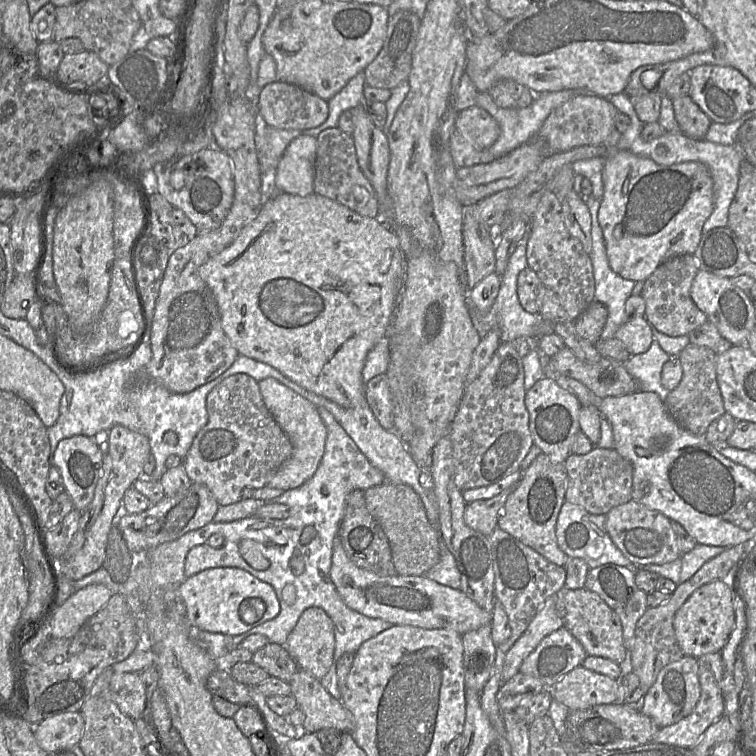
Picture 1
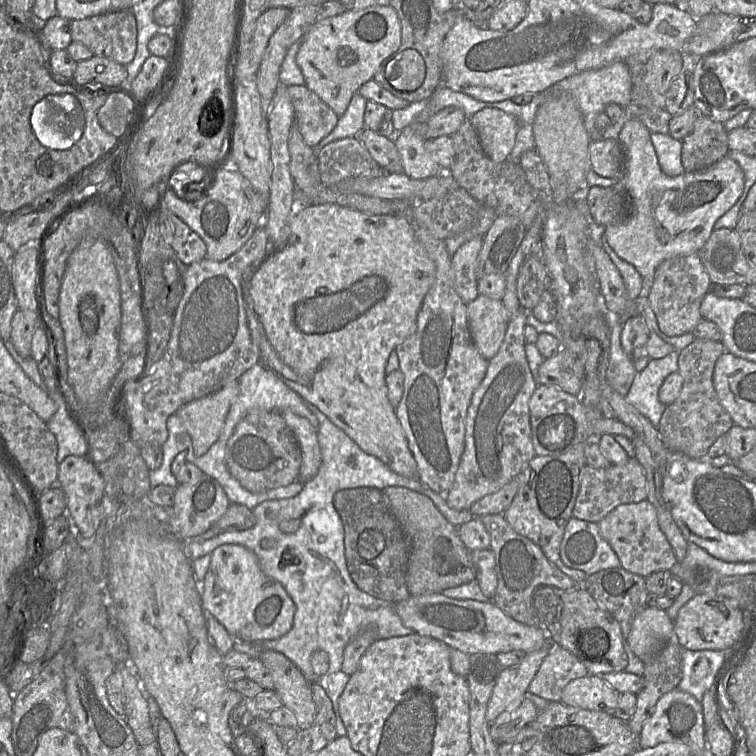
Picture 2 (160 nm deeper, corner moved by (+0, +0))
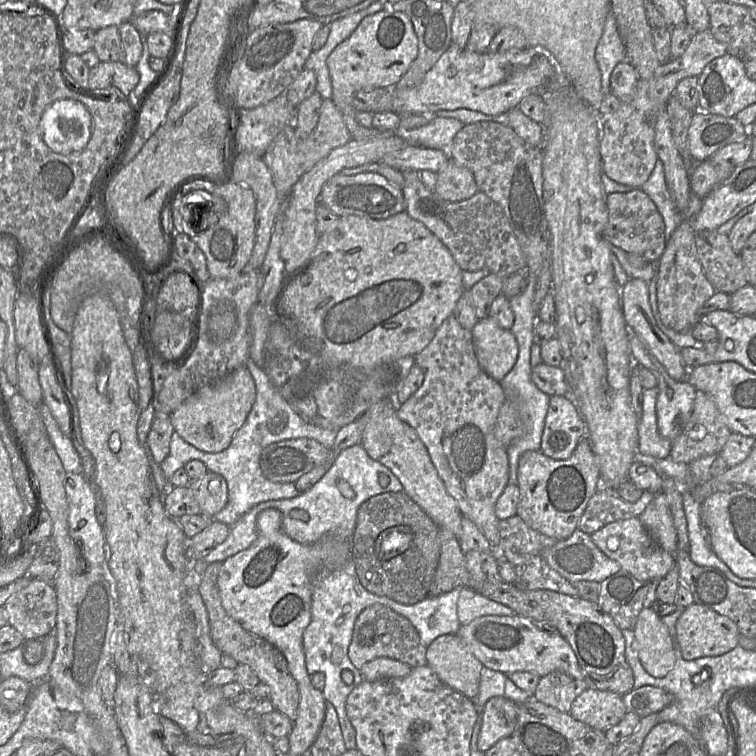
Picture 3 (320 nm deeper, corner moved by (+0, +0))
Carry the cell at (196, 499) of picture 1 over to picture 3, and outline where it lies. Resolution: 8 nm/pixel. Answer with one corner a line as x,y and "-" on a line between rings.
207,471
201,477
190,481
188,487
199,505
200,514
207,518
213,518
228,501
227,482
217,473

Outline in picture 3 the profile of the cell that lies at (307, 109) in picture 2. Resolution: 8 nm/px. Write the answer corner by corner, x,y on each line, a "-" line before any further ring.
323,99
317,126
306,139
298,138
295,135
295,127
284,127
263,155
263,159
272,173
274,185
280,198
287,199
301,176
333,149
345,145
351,138
343,115
332,99

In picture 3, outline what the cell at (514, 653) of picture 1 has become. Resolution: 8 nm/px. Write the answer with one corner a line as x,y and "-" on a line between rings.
505,696
490,698
481,710
478,748
486,752
497,741
512,736
517,723
517,704

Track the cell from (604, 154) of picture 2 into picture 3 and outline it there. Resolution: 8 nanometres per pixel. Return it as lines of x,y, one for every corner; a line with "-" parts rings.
710,29
693,32
682,55
662,64
650,80
638,79
634,99
630,103
621,103
620,107
604,117
601,123
599,152
603,173
617,183
633,188
642,186
651,176
659,159
654,146
657,112
667,105
682,79
699,76
708,63
726,53
726,46
713,37

